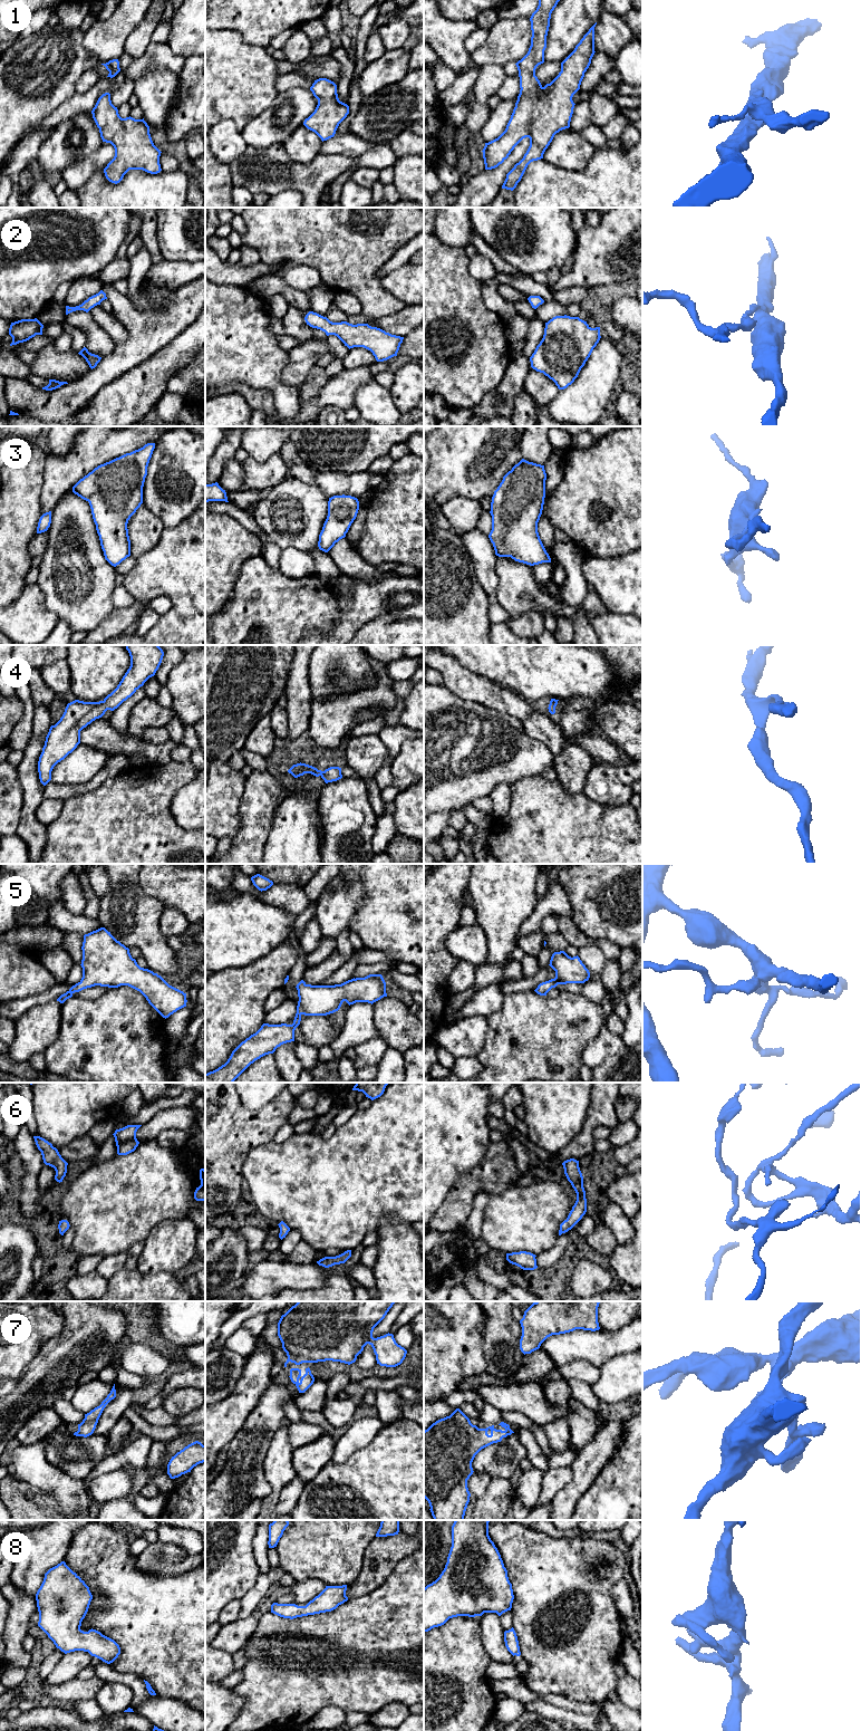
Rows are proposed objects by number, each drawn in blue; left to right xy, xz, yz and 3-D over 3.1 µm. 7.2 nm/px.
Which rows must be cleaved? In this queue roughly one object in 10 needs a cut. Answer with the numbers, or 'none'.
none

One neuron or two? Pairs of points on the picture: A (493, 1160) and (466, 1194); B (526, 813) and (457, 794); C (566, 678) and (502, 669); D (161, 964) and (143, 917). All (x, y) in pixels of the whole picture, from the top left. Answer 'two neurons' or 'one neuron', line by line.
A: one neuron
B: two neurons
C: one neuron
D: one neuron

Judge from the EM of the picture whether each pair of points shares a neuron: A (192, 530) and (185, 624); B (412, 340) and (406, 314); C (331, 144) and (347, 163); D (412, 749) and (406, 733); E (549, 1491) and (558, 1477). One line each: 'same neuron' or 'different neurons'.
A: same neuron
B: different neurons
C: different neurons
D: different neurons
E: same neuron

